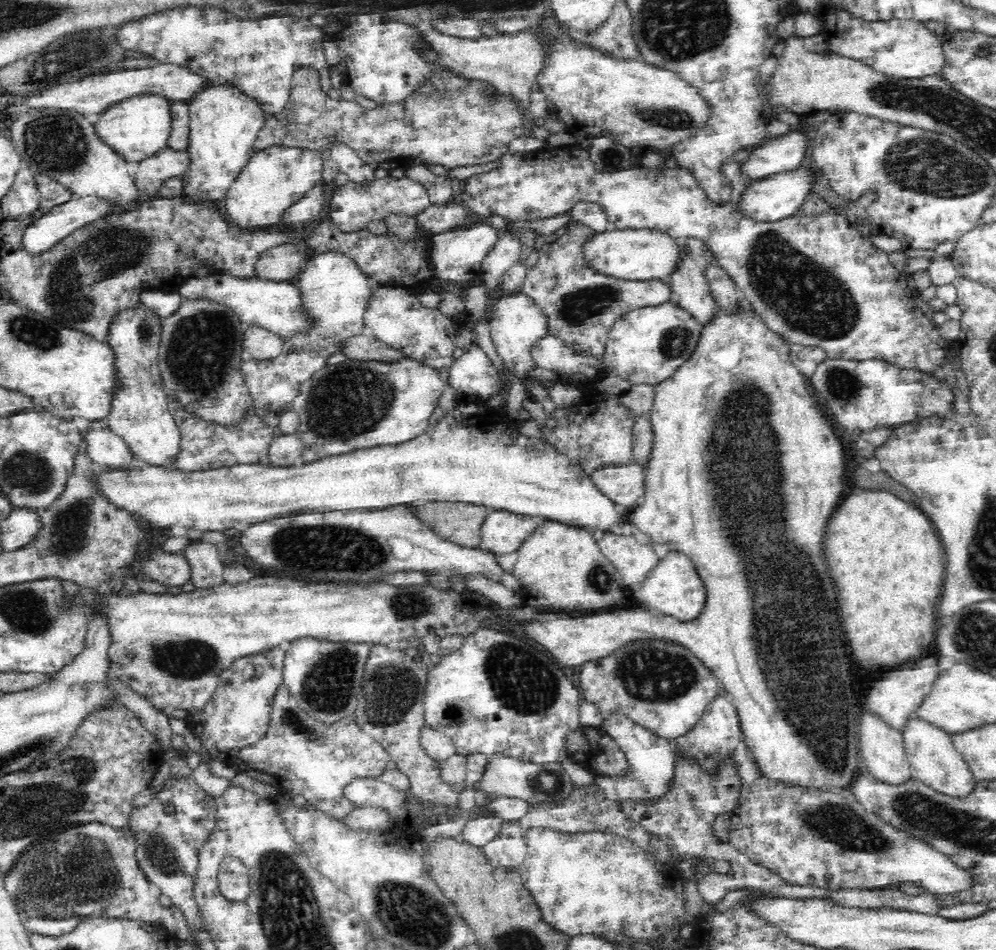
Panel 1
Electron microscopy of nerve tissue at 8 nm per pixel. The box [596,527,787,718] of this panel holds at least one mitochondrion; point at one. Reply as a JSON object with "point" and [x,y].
{"point":[632,671]}

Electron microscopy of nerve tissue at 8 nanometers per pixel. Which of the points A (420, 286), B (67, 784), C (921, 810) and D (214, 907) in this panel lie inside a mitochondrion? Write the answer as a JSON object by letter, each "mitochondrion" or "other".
{"A":"other","B":"mitochondrion","C":"mitochondrion","D":"other"}

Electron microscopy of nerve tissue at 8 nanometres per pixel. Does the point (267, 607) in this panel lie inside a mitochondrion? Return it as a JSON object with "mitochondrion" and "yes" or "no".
{"mitochondrion":"no"}

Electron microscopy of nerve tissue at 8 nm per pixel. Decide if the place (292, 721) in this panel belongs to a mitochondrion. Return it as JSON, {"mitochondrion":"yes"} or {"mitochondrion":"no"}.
{"mitochondrion":"yes"}

